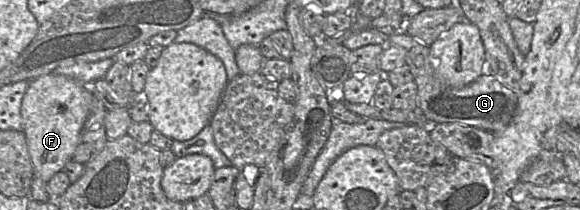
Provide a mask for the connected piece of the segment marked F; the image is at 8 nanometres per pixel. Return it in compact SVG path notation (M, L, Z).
M50 73L29 82L22 98L21 117L34 176L47 183L72 160L90 106L91 86L88 88L65 75Z

